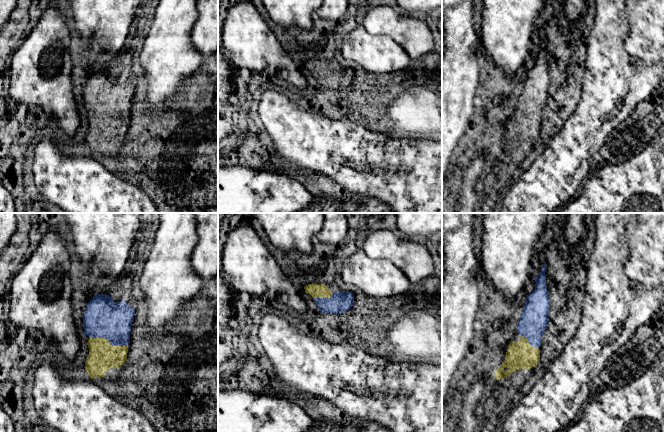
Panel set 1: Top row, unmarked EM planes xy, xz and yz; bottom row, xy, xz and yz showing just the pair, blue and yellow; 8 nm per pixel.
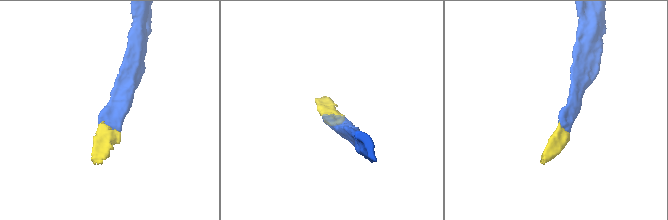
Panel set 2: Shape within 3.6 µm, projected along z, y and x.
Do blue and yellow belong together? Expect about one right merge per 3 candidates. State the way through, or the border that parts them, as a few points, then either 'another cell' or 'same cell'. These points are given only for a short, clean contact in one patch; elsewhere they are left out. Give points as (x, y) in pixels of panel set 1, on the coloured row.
across xy (103, 318), (109, 327), (109, 341), (108, 348), (102, 356) | same cell

